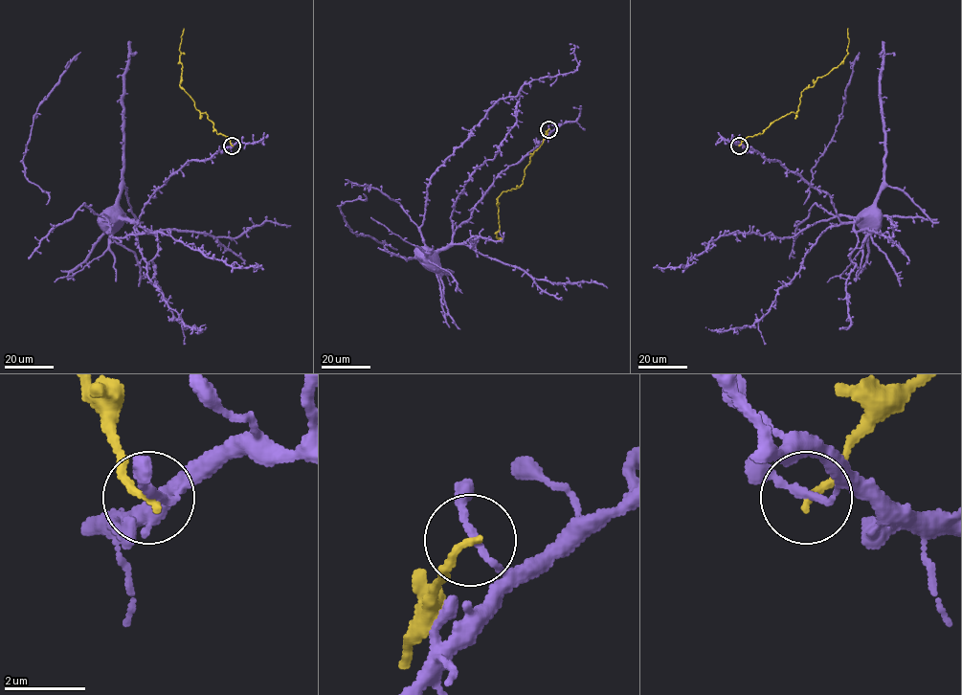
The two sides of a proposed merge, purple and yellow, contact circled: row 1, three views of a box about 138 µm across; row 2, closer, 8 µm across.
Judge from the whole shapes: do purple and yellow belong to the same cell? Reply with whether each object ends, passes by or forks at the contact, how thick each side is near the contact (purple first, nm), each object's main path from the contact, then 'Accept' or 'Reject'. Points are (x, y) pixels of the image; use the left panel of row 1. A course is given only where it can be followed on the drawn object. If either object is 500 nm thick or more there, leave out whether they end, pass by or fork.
At the ring purple passes by. At the ring yellow ends. Thickness 170 nm (purple) against 180 nm. Course of purple: (232, 145), (204, 160), (188, 161), (151, 195), (137, 221), (119, 219), (114, 223), (108, 217). Course of yellow: (232, 145), (227, 136), (216, 134), (206, 112), (196, 108), (180, 85), (184, 29). Reject

